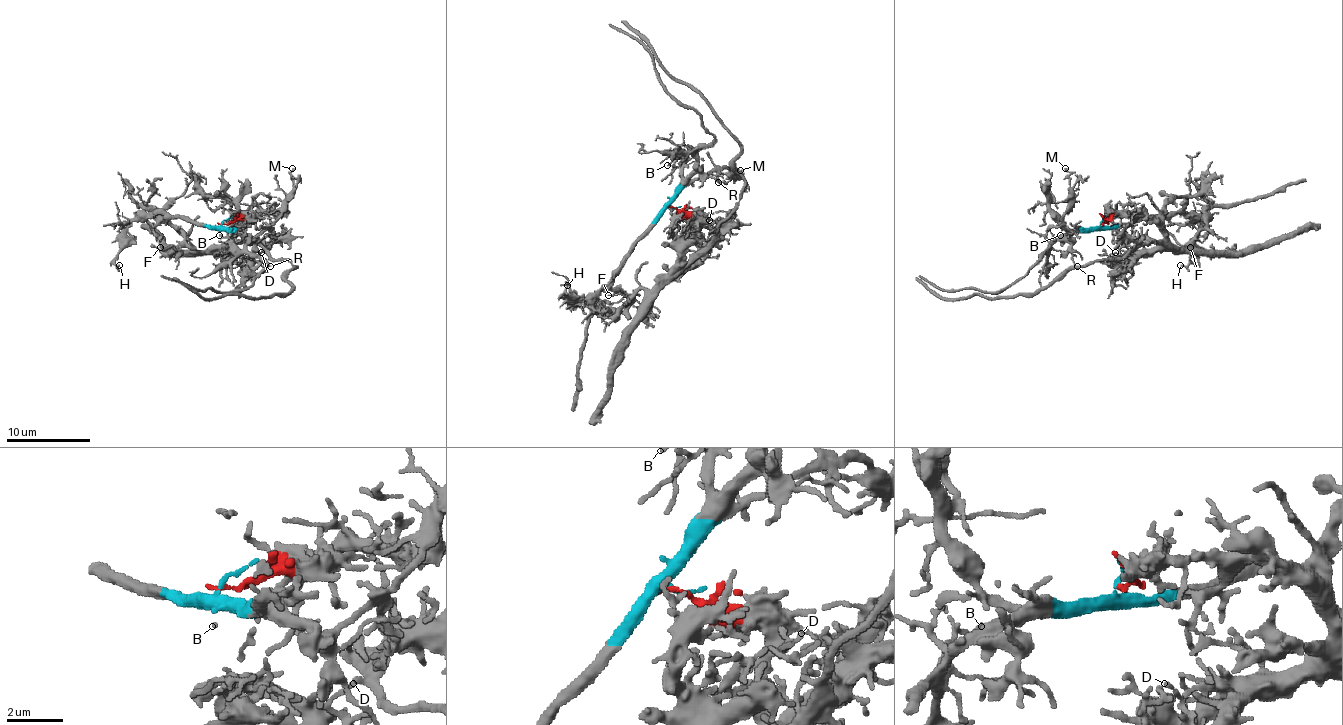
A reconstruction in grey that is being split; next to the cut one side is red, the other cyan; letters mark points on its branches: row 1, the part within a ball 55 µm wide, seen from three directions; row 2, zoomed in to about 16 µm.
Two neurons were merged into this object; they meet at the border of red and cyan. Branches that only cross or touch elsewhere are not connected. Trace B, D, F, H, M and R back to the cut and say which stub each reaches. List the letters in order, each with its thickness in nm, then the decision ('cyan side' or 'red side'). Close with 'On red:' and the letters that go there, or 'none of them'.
B: calibre 120 nm; cyan side
D: calibre 140 nm; red side
F: calibre 100 nm; red side
H: calibre 170 nm; cyan side
M: calibre 110 nm; cyan side
R: calibre 100 nm; cyan side
On red: D, F

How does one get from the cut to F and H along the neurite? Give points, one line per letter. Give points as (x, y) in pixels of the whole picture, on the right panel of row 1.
F: (1100, 224), (1113, 220), (1128, 224), (1146, 249), (1190, 247)
H: (1100, 224), (1128, 226), (1144, 218), (1188, 214), (1199, 228), (1188, 264), (1180, 264)

